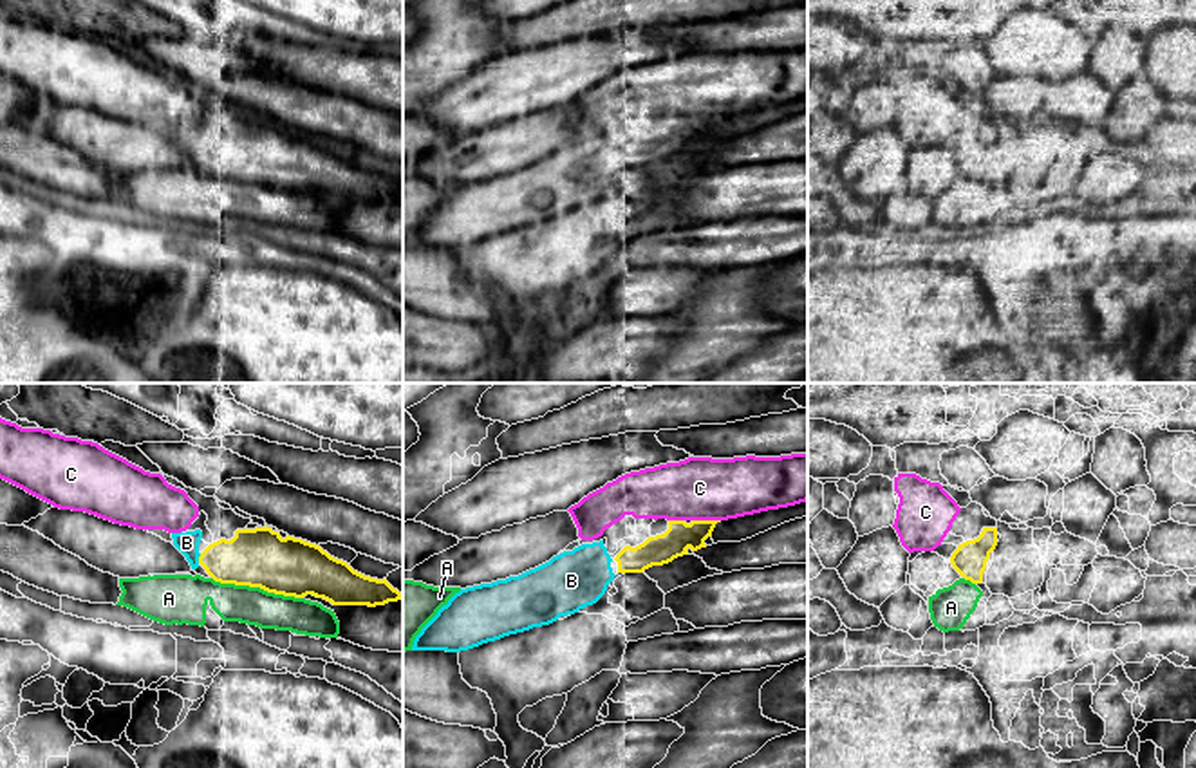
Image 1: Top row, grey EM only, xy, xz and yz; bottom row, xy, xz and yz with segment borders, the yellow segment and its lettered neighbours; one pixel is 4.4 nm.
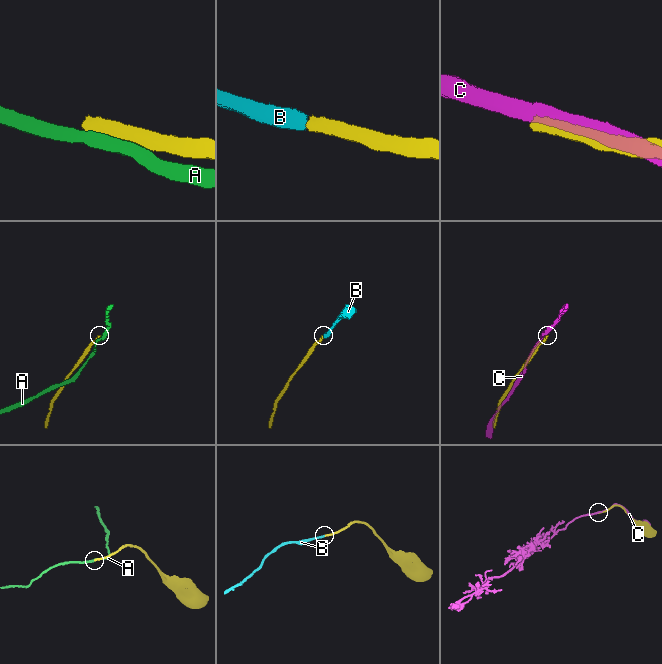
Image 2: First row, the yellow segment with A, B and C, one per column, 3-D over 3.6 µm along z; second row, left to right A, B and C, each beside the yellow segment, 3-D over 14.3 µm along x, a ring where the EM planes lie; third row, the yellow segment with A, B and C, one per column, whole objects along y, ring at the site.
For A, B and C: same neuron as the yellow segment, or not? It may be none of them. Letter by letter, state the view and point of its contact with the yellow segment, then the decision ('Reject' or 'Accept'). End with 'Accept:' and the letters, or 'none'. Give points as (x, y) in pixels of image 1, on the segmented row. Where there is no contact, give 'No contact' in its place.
A: Touches yellow at xy (257, 586). Reject
B: Touches yellow at xy (199, 559). Accept
C: Touches yellow at xz (707, 521). Reject
Accept: B

